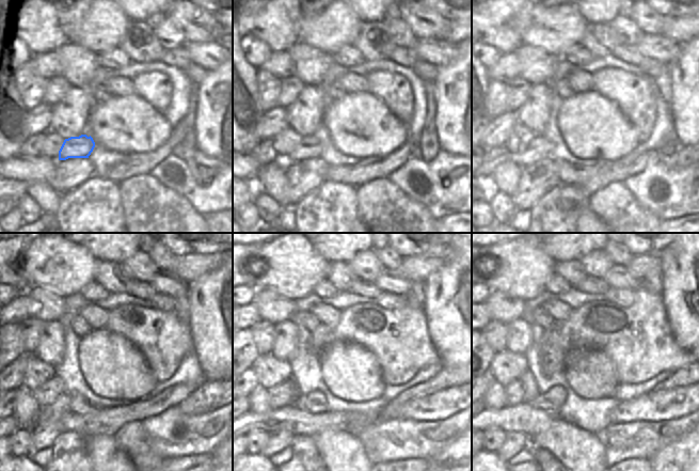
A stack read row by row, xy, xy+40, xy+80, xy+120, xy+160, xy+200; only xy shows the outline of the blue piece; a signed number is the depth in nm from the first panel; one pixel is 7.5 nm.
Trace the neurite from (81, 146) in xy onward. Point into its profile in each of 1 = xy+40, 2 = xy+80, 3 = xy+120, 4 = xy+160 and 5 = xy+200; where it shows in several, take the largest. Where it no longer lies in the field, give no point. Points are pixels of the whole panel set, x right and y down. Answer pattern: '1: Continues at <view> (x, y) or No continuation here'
1: Continues at xy+40 (311, 146)
2: Continues at xy+80 (540, 147)
3: Continues at xy+120 (48, 393)
4: Continues at xy+160 (285, 393)
5: Continues at xy+200 (513, 393)

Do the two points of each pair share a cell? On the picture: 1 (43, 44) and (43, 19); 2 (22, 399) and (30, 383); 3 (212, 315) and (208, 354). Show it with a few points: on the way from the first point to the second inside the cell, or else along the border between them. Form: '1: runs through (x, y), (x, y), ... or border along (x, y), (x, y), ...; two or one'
1: runs through (43, 37), (43, 26); one
2: border along (21, 385), (30, 391); two
3: runs through (212, 325), (212, 344); one

